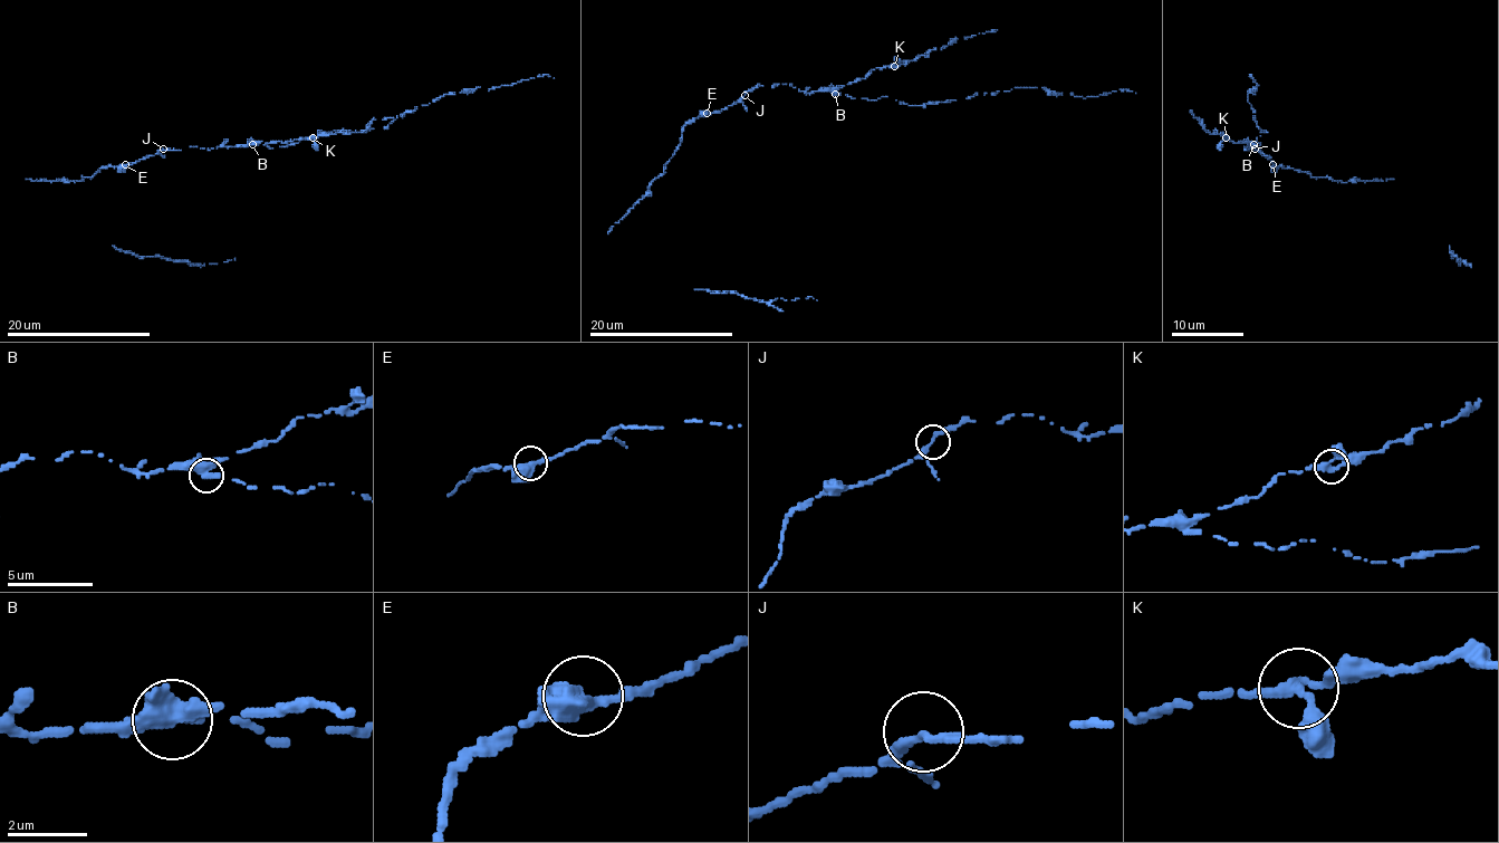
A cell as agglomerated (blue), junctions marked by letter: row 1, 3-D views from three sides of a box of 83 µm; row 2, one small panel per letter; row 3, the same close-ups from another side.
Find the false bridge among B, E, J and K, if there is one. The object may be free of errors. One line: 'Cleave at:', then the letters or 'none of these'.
Cleave at: B

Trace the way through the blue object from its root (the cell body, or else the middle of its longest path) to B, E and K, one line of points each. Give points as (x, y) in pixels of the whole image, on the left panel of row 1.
B: (163, 150), (190, 146), (210, 150), (252, 145)
E: (163, 150), (125, 164)
K: (163, 150), (190, 146), (210, 150), (313, 137)

